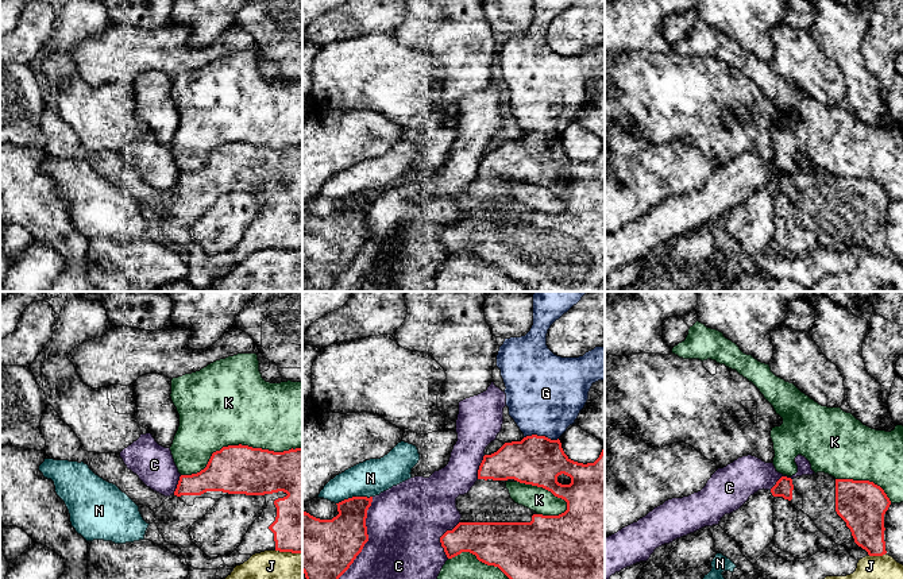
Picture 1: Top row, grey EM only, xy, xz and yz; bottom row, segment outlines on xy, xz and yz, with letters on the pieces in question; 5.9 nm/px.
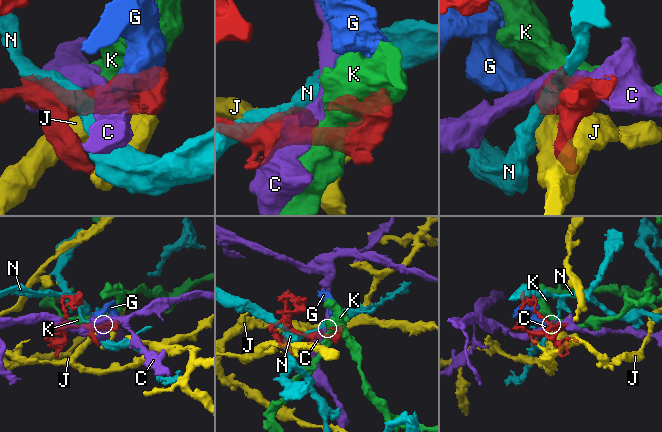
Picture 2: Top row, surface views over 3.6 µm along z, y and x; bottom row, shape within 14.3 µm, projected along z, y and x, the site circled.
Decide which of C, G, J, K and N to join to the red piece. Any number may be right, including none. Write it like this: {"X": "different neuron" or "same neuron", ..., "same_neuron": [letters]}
{"C": "different neuron", "G": "different neuron", "J": "different neuron", "K": "different neuron", "N": "different neuron", "same_neuron": []}

